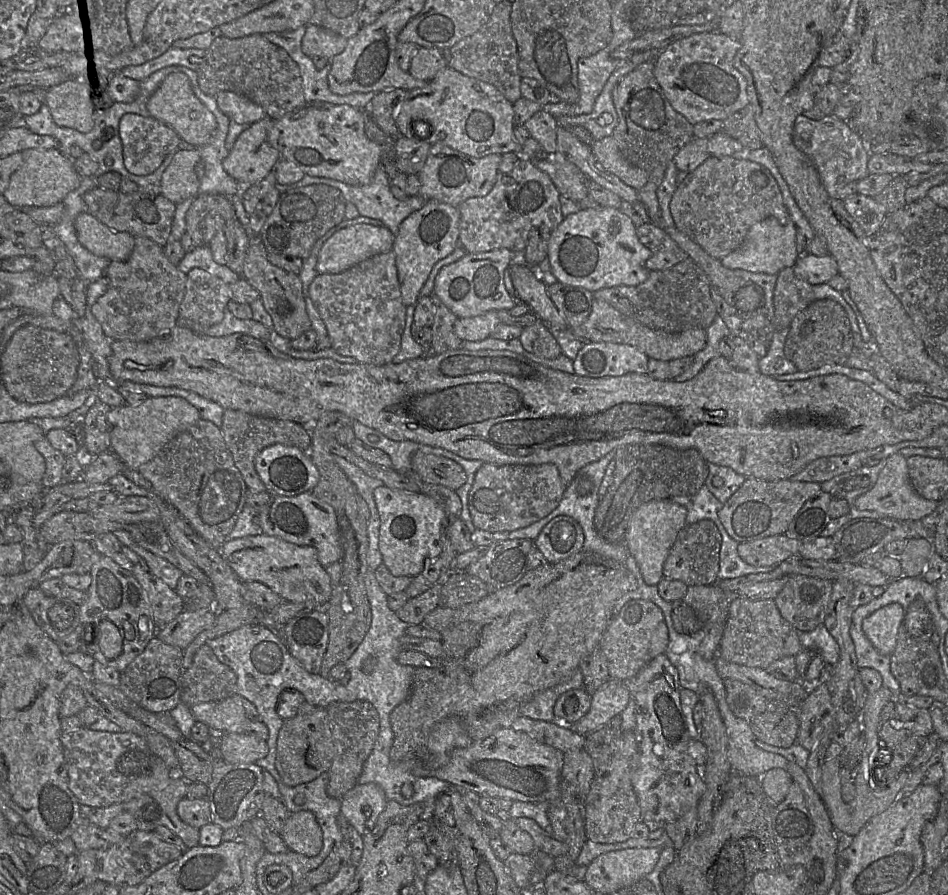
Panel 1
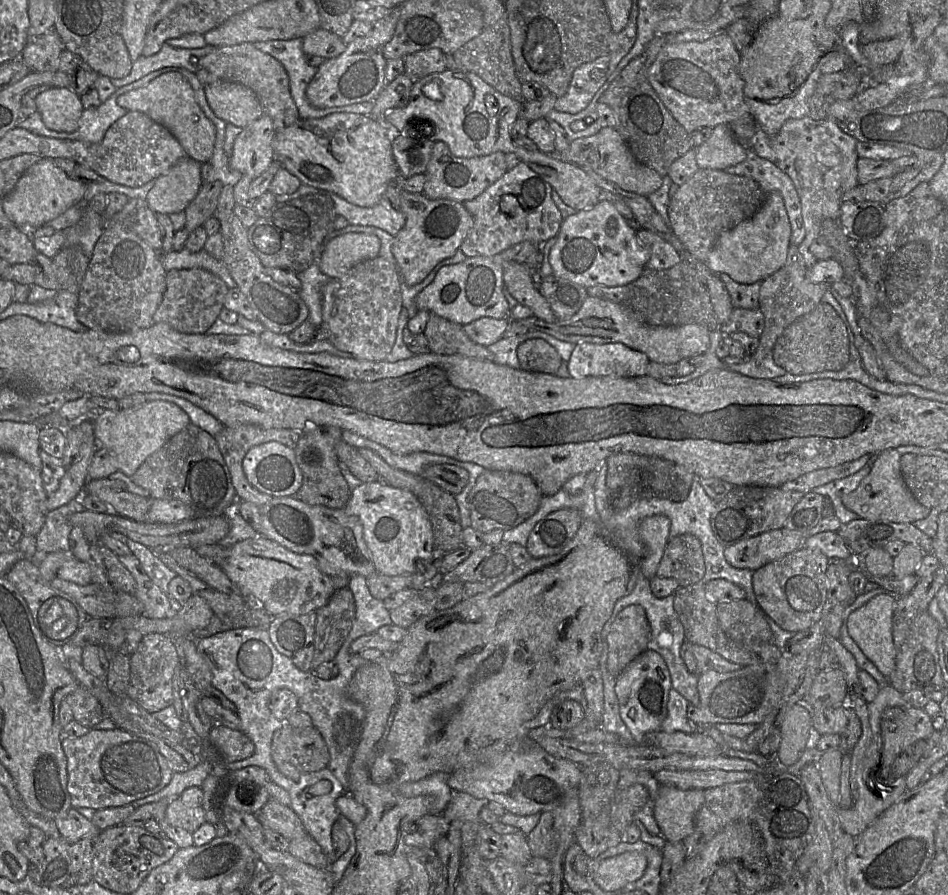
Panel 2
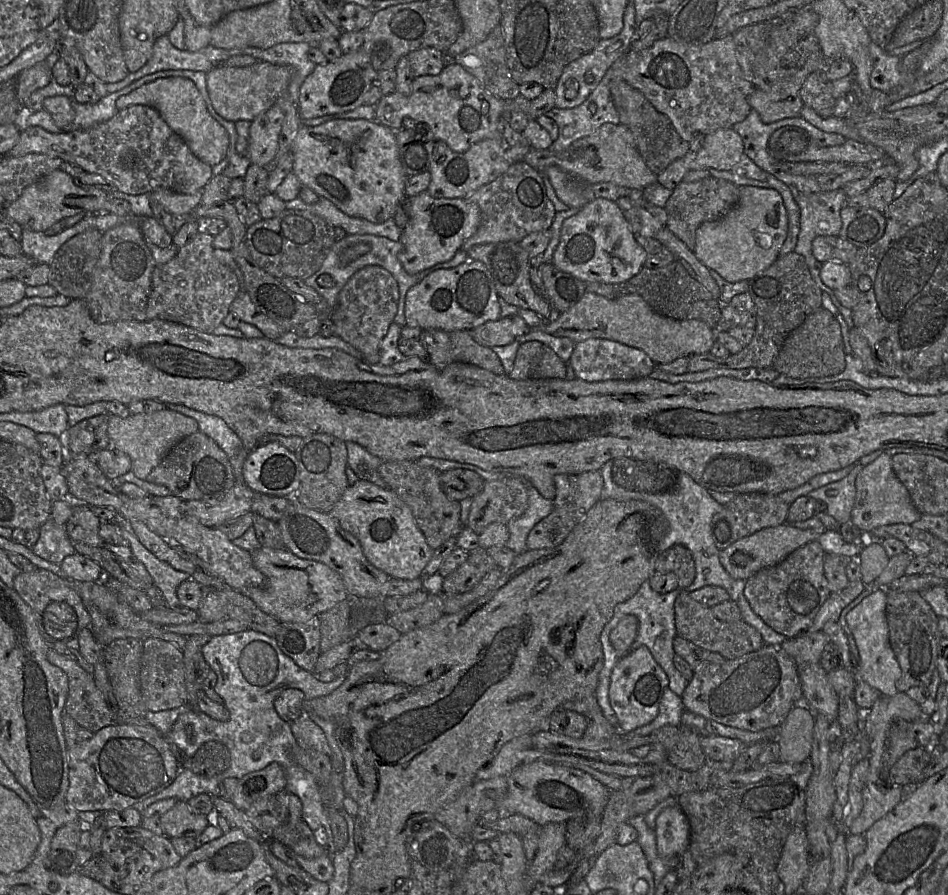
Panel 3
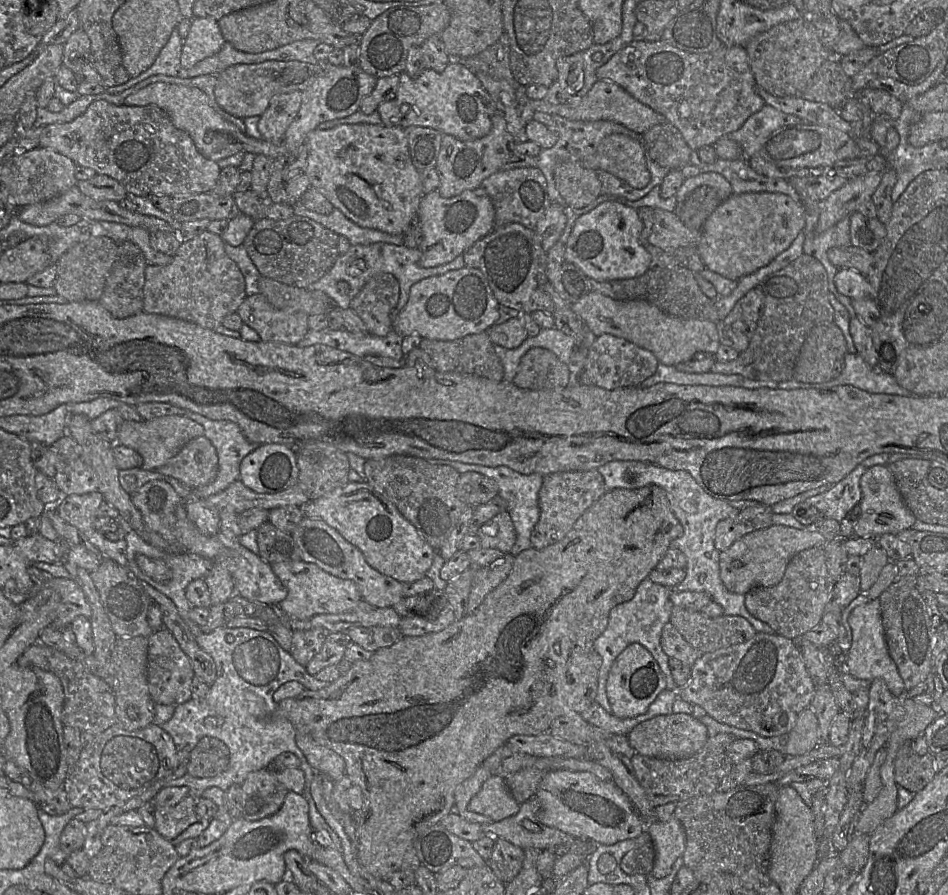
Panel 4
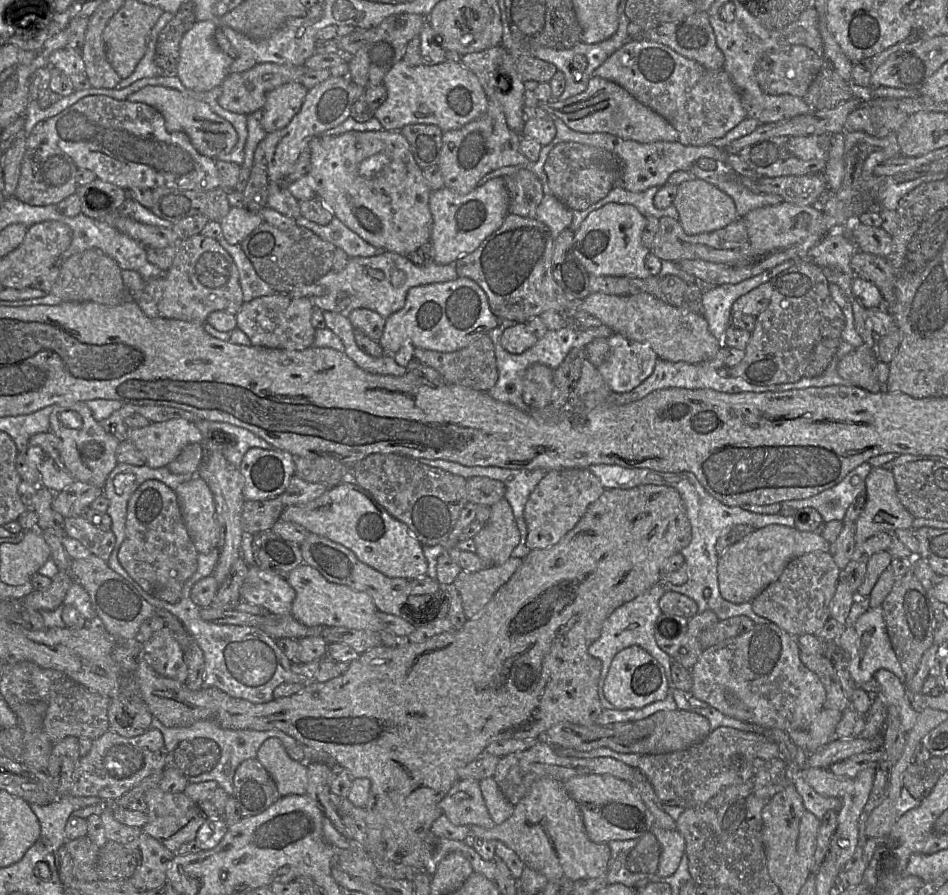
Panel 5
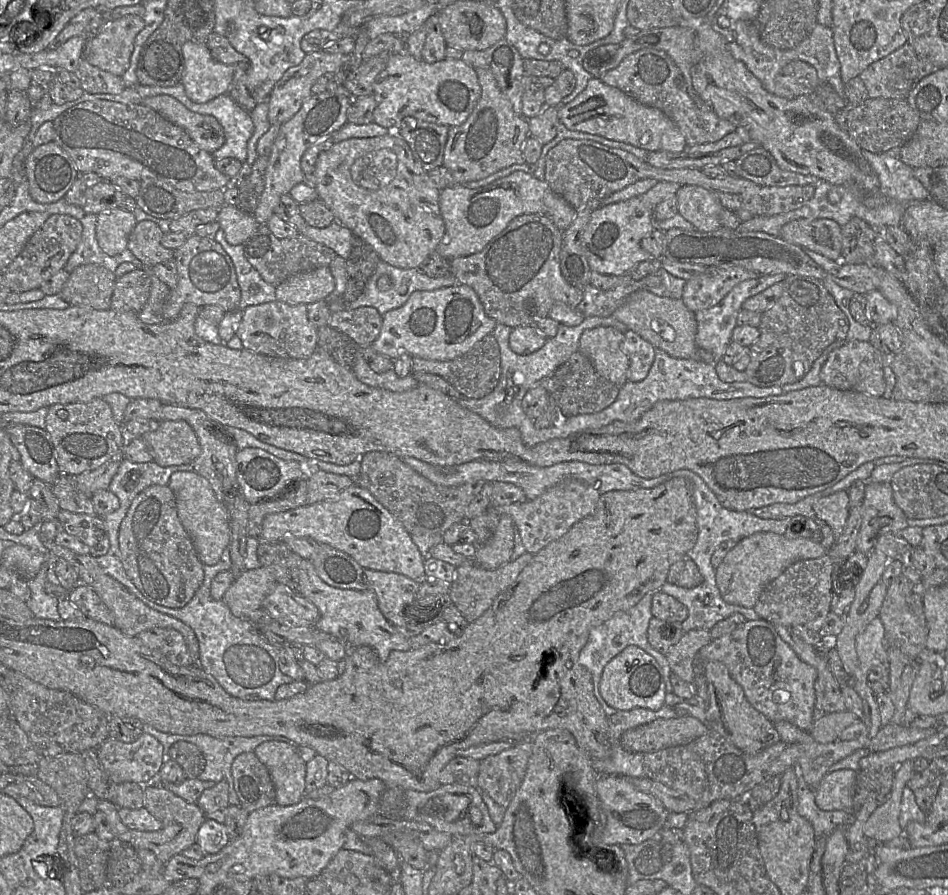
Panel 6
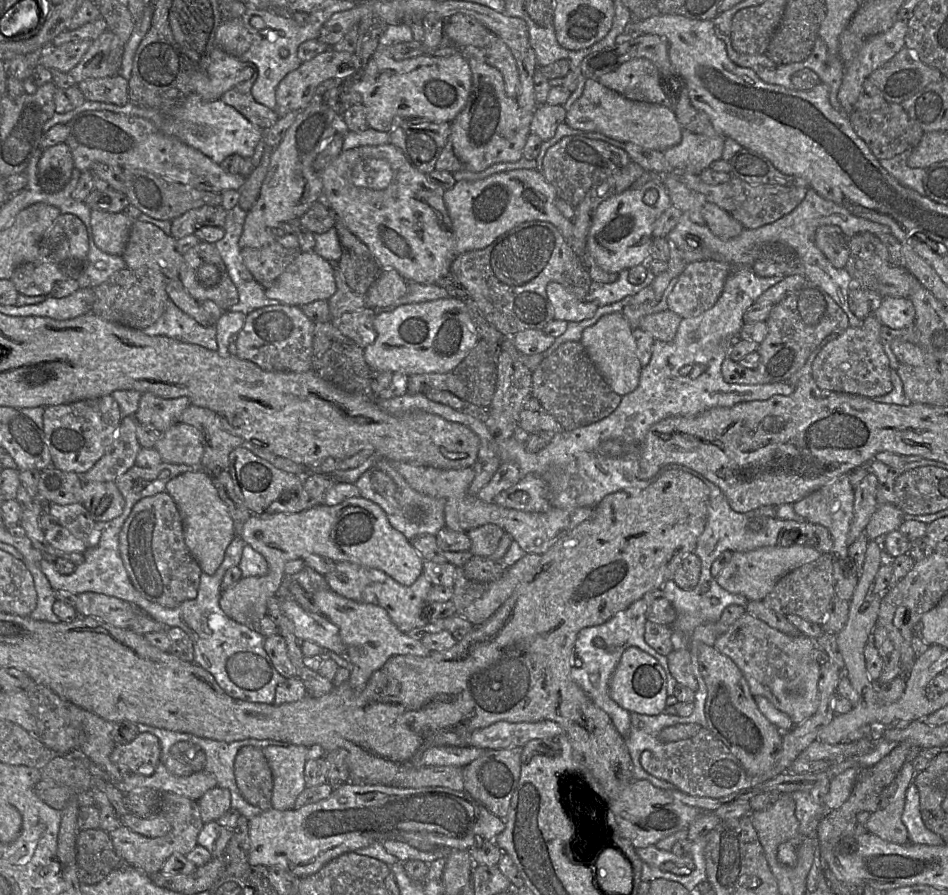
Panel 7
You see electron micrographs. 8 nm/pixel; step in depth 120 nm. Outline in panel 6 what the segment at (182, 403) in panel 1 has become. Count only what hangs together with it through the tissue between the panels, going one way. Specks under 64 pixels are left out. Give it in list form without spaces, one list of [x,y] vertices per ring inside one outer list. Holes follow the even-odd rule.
[[[184,420],[163,421],[155,431],[141,437],[159,466],[192,464],[201,453],[193,428]]]

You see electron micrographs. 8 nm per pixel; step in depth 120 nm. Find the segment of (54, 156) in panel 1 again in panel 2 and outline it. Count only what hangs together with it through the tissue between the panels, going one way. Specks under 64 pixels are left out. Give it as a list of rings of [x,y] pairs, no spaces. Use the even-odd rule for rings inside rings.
[[[42,158],[32,165],[21,176],[14,189],[3,197],[3,208],[15,225],[33,230],[83,200],[89,185],[73,179],[56,164],[55,160]]]

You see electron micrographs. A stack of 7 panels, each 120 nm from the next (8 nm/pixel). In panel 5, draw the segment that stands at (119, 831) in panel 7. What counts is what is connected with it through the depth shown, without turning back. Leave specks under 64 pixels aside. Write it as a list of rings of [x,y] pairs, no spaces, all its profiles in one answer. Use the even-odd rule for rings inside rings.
[[[154,787],[144,793],[148,816],[142,831],[160,841],[169,851],[175,853],[177,849],[190,841],[196,841],[196,835],[206,818],[201,815],[197,804],[184,793],[167,793],[159,787]]]

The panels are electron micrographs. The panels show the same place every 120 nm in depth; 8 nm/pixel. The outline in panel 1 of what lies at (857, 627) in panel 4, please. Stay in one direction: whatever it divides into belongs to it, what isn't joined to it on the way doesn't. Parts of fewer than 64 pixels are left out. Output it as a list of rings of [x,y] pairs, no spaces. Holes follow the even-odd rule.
[[[893,602],[864,619],[862,630],[880,654],[891,656],[894,652],[905,613],[906,610],[901,604]]]

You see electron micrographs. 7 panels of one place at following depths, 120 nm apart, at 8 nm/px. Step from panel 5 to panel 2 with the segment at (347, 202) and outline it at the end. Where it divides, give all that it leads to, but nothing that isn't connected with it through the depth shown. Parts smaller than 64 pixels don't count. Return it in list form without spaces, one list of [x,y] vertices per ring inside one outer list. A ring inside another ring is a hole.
[[[333,113],[323,118],[317,118],[317,119],[299,118],[292,125],[288,126],[287,128],[281,131],[276,132],[272,141],[272,148],[278,158],[277,160],[281,161],[282,166],[285,167],[288,171],[290,171],[290,173],[298,177],[302,182],[302,184],[310,185],[319,189],[332,191],[341,196],[349,203],[360,207],[372,207],[375,204],[377,204],[383,196],[385,196],[388,184],[398,173],[398,168],[392,154],[392,134],[393,133],[391,132],[390,128],[385,123],[374,119],[371,116],[371,114],[361,115],[354,113]]]

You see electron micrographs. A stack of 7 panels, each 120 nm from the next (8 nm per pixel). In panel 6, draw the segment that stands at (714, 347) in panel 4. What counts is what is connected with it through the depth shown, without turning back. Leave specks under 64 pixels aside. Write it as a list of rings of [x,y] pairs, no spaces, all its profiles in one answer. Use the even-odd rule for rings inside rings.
[[[640,289],[629,295],[614,310],[612,316],[626,325],[628,330],[650,342],[654,348],[663,350],[674,358],[695,359],[705,363],[713,362],[713,355],[696,345],[696,314],[690,311],[681,299],[661,297],[647,289]]]

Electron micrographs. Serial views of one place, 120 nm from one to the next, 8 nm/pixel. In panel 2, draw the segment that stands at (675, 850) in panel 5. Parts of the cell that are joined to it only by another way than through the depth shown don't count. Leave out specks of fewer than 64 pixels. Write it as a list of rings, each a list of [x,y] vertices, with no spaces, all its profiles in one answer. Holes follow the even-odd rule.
[[[660,785],[654,816],[666,842],[683,841],[696,828],[696,815],[705,801],[703,789],[682,790]]]

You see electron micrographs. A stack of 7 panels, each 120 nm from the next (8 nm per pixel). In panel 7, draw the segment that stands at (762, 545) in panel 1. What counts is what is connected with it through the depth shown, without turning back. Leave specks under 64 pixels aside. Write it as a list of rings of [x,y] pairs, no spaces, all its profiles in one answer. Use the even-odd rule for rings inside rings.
[[[795,545],[791,547],[766,546],[747,552],[733,552],[722,568],[716,582],[726,591],[744,596],[748,601],[762,601],[785,575],[802,565],[817,560],[822,553],[814,547]]]

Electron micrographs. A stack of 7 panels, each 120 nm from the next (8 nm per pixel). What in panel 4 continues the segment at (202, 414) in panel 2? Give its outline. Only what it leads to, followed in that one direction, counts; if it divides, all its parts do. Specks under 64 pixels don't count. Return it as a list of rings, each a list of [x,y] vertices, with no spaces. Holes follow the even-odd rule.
[[[189,410],[185,416],[204,428],[204,437],[212,443],[218,455],[219,468],[215,479],[207,485],[192,489],[193,498],[204,500],[240,480],[242,460],[258,445],[249,442],[233,422],[211,420]]]

